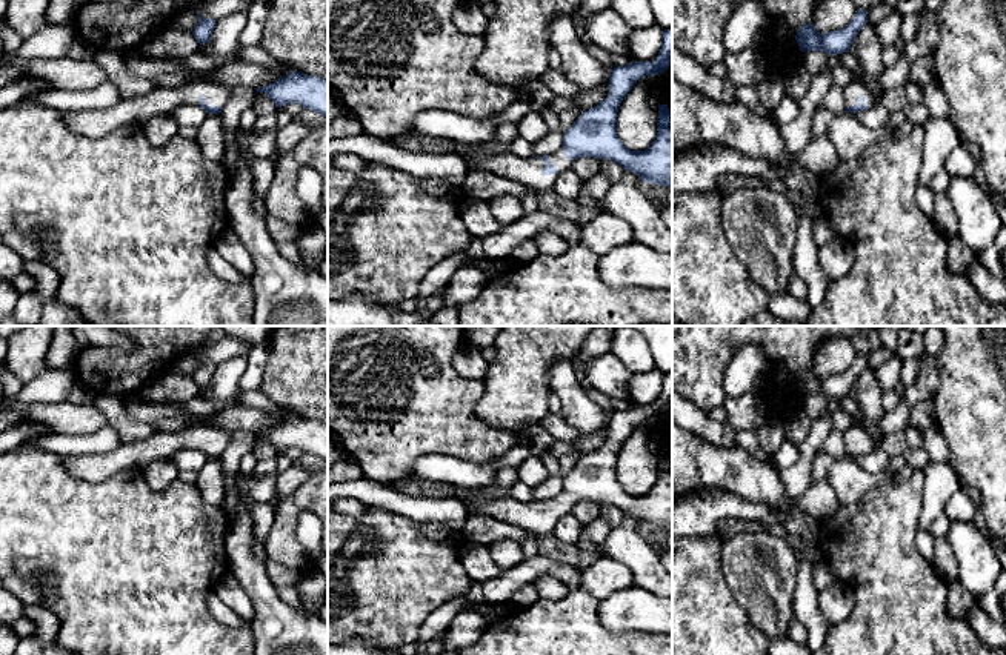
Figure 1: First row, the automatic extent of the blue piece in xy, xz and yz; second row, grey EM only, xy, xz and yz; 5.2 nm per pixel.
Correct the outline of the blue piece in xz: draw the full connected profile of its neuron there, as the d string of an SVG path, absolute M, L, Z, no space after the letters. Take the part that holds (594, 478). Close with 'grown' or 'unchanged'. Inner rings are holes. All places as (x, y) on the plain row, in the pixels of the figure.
M665 374L658 400L652 406L615 411L609 420L609 438L597 451L583 455L565 477L563 489L551 500L525 503L506 498L481 498L472 490L448 484L445 498L458 500L471 515L492 517L521 527L535 537L552 534L560 517L580 501L606 503L632 515L643 526L672 532L672 457L658 449L657 480L646 495L631 495L617 480L617 457L634 427L645 420L660 420L672 409L672 374Z; grown

